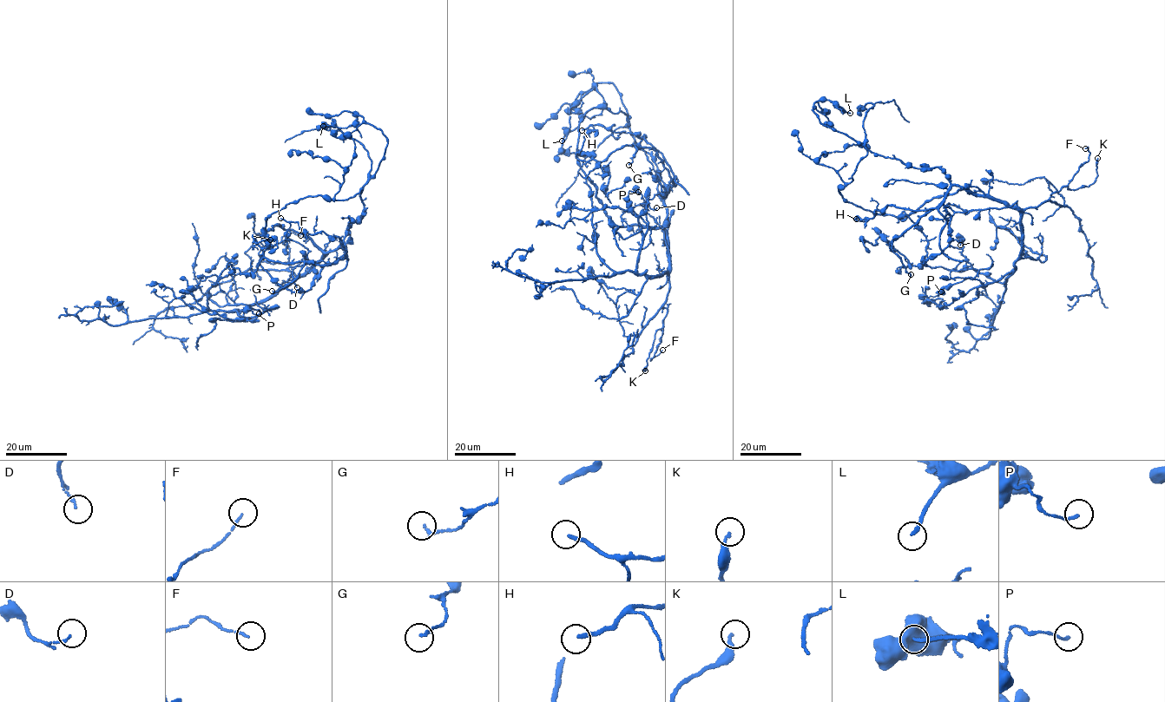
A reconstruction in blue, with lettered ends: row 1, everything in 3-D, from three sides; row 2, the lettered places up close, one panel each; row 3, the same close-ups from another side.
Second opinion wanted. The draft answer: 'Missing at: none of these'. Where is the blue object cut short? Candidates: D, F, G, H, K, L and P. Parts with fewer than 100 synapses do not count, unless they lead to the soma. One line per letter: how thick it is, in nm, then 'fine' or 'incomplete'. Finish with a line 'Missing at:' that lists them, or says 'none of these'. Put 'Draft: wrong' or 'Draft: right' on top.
Draft: right
D: 140 nm thick; fine
F: 90 nm thick; fine
G: 160 nm thick; fine
H: 200 nm thick; fine
K: 190 nm thick; fine
L: 160 nm thick; fine
P: 120 nm thick; fine
Missing at: none of these

